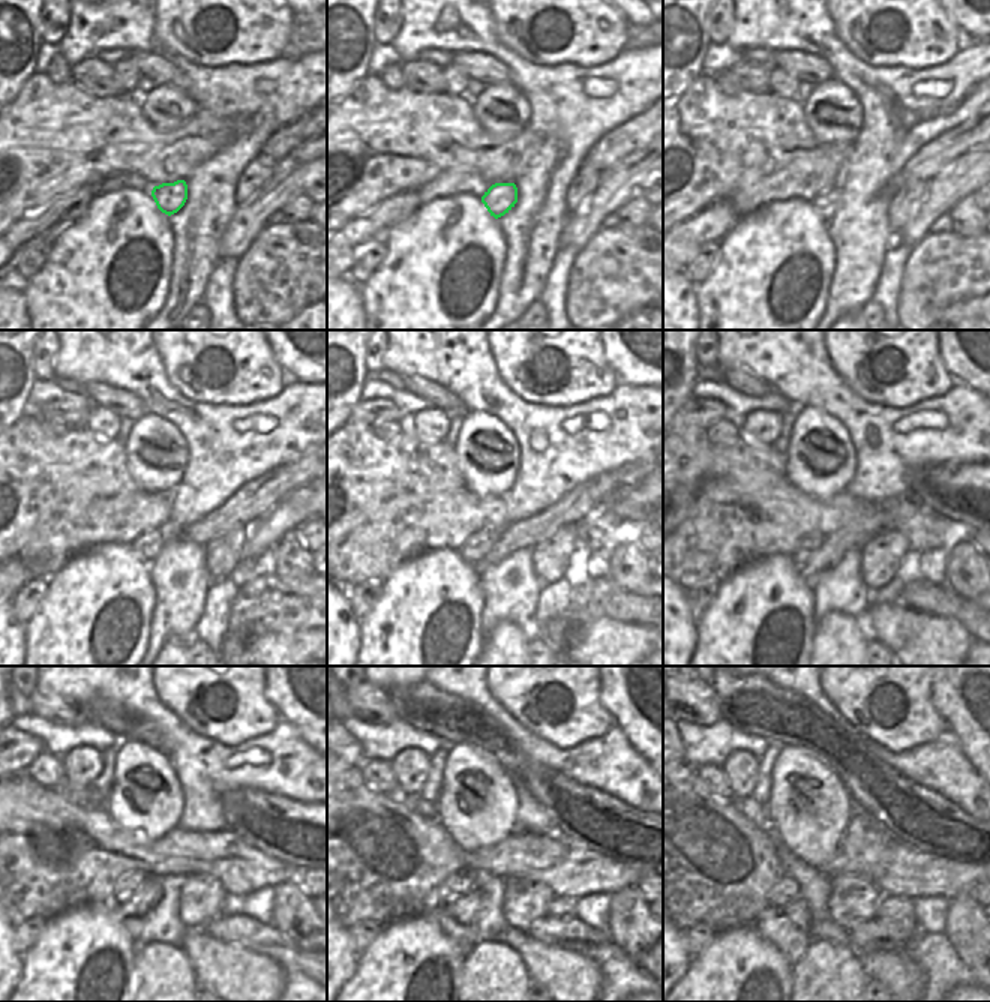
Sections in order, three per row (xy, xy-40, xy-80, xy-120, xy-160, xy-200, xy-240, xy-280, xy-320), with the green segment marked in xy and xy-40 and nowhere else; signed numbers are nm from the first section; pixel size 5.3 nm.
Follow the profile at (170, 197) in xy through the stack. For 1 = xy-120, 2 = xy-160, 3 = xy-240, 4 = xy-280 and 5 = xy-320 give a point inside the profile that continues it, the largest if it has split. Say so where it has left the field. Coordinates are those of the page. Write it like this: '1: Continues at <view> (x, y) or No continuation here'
1: Continues at xy-120 (149, 545)
2: Continues at xy-160 (479, 545)
3: Continues at xy-240 (125, 887)
4: Continues at xy-280 (459, 884)
5: Continues at xy-320 (785, 890)

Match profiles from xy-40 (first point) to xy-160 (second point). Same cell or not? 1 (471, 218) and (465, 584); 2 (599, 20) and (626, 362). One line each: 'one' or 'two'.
1: one
2: two

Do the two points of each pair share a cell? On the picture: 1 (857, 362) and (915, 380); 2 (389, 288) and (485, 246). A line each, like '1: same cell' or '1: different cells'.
1: same cell
2: same cell

